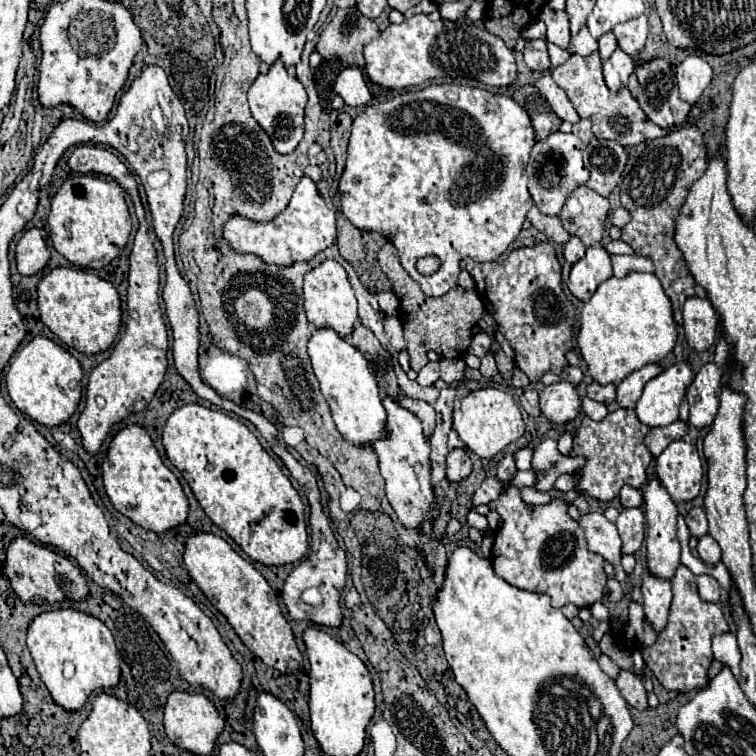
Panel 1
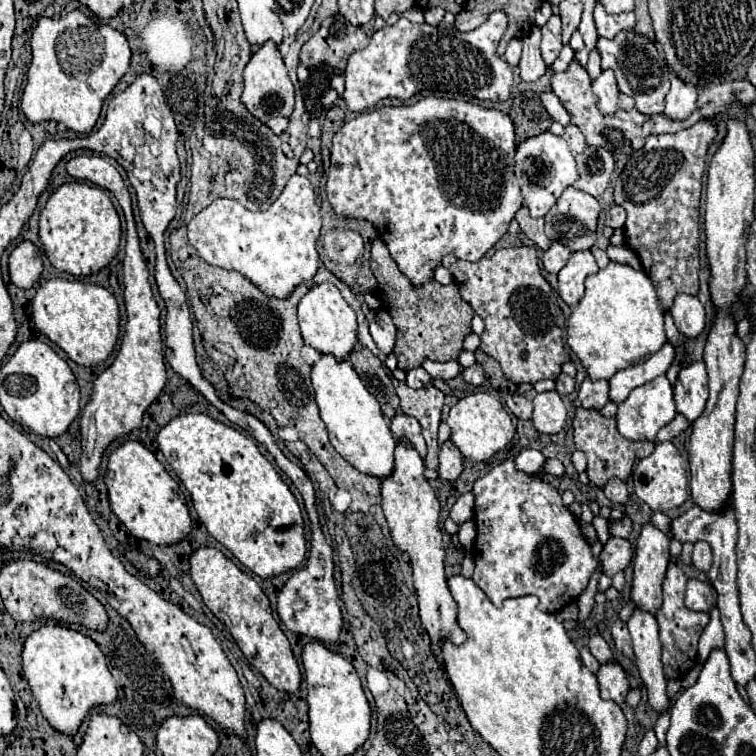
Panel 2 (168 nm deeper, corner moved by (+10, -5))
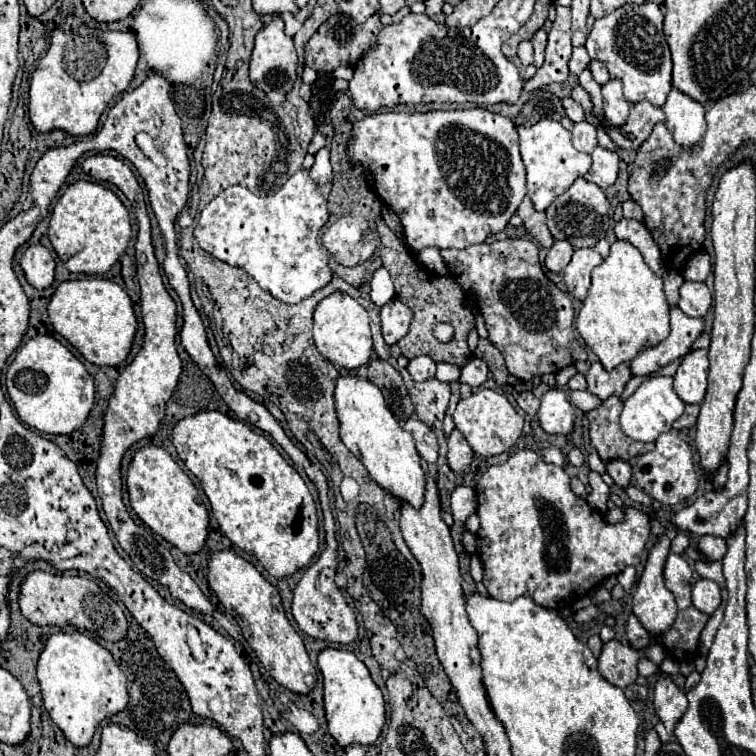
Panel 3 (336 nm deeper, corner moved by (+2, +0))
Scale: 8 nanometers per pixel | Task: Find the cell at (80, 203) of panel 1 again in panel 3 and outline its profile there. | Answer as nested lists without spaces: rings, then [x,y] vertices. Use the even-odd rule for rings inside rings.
[[[76,181],[54,205],[48,237],[70,273],[102,275],[124,255],[132,238],[131,218],[128,209],[108,187],[92,181]]]

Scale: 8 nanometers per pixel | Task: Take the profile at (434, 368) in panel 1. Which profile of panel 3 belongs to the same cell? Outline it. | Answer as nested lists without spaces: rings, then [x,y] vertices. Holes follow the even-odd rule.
[[[418,355],[418,357],[410,359],[406,369],[414,381],[426,381],[436,375],[436,363],[428,355]]]

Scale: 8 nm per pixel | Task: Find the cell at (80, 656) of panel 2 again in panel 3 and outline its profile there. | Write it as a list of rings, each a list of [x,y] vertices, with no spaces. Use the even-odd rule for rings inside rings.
[[[54,633],[48,637],[46,647],[38,659],[38,681],[42,687],[42,701],[50,715],[50,719],[62,729],[66,739],[76,747],[88,747],[92,741],[92,735],[96,727],[116,713],[124,711],[128,705],[128,689],[126,689],[126,677],[116,665],[110,651],[106,651],[102,645],[98,645],[94,639],[90,639],[84,633]]]

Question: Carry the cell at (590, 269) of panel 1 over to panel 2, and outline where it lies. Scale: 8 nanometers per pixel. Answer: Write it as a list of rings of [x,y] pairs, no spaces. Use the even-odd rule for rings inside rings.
[[[590,250],[574,252],[568,264],[558,272],[558,294],[568,306],[576,306],[584,296],[584,280],[600,268]]]

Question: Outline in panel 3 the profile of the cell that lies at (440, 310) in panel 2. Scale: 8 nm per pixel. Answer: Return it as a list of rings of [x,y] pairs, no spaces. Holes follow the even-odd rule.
[[[382,219],[376,221],[376,231],[380,235],[382,265],[392,275],[392,281],[394,281],[394,287],[396,287],[396,297],[414,311],[414,319],[412,319],[408,335],[398,341],[402,355],[408,357],[408,359],[418,357],[418,355],[430,355],[436,363],[452,363],[452,365],[464,367],[472,359],[472,351],[468,349],[466,337],[468,337],[468,331],[476,323],[474,323],[474,315],[462,305],[462,301],[464,301],[462,287],[448,275],[444,275],[444,277],[442,275],[432,275],[432,271],[424,269],[412,257],[412,253],[400,243],[396,233],[390,231],[390,227]],[[438,323],[450,323],[456,329],[456,337],[450,343],[440,343],[432,335],[432,331]]]

